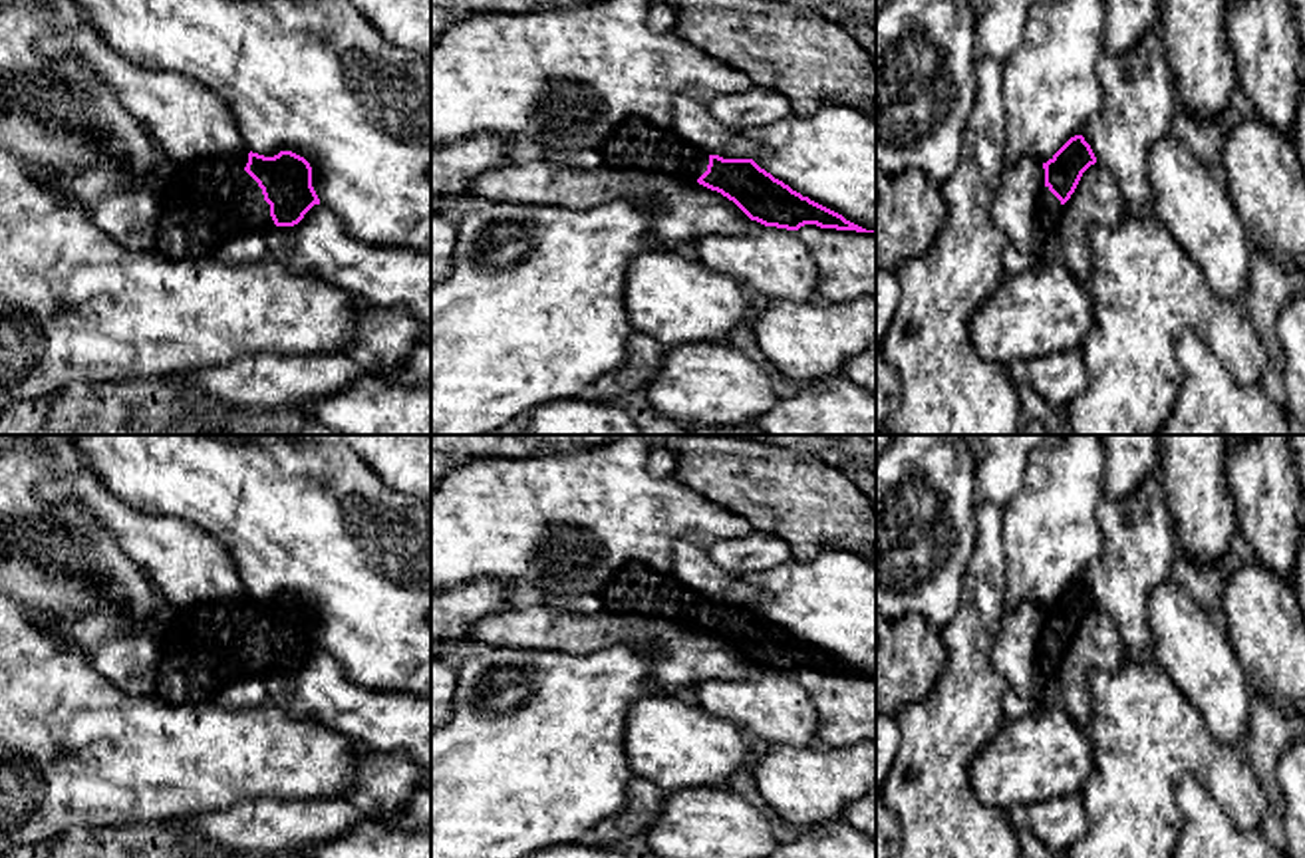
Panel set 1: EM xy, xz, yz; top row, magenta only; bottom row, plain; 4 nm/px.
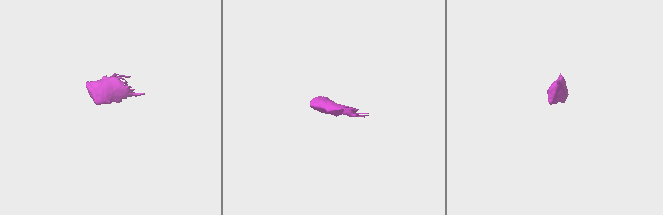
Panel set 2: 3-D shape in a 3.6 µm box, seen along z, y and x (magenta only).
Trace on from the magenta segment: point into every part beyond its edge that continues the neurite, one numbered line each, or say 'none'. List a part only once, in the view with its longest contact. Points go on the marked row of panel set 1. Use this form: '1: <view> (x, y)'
1: xy (205, 203)

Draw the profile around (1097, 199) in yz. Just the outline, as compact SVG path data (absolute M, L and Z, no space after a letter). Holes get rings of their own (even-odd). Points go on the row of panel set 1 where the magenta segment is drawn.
M1098 161L1090 165L1071 199L1061 209L1057 238L1061 258L1079 280L1092 274L1092 248L1088 228L1092 224L1114 226L1128 214L1124 197L1112 173Z

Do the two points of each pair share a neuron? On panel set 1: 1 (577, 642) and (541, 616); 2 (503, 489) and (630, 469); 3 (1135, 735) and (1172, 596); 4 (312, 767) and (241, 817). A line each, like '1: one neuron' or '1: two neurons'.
1: one neuron
2: one neuron
3: two neurons
4: two neurons

